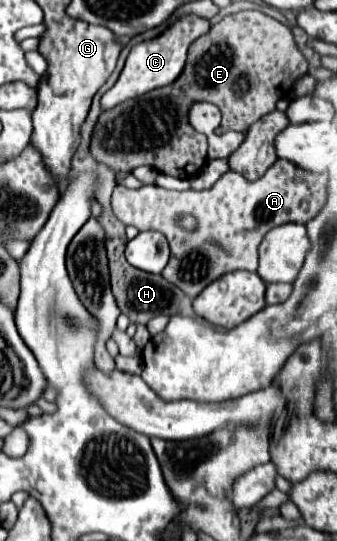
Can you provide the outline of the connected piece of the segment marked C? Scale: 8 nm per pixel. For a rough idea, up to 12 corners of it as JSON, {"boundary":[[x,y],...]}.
{"boundary":[[183,16],[135,44],[101,98],[109,110],[171,84],[209,22]]}

